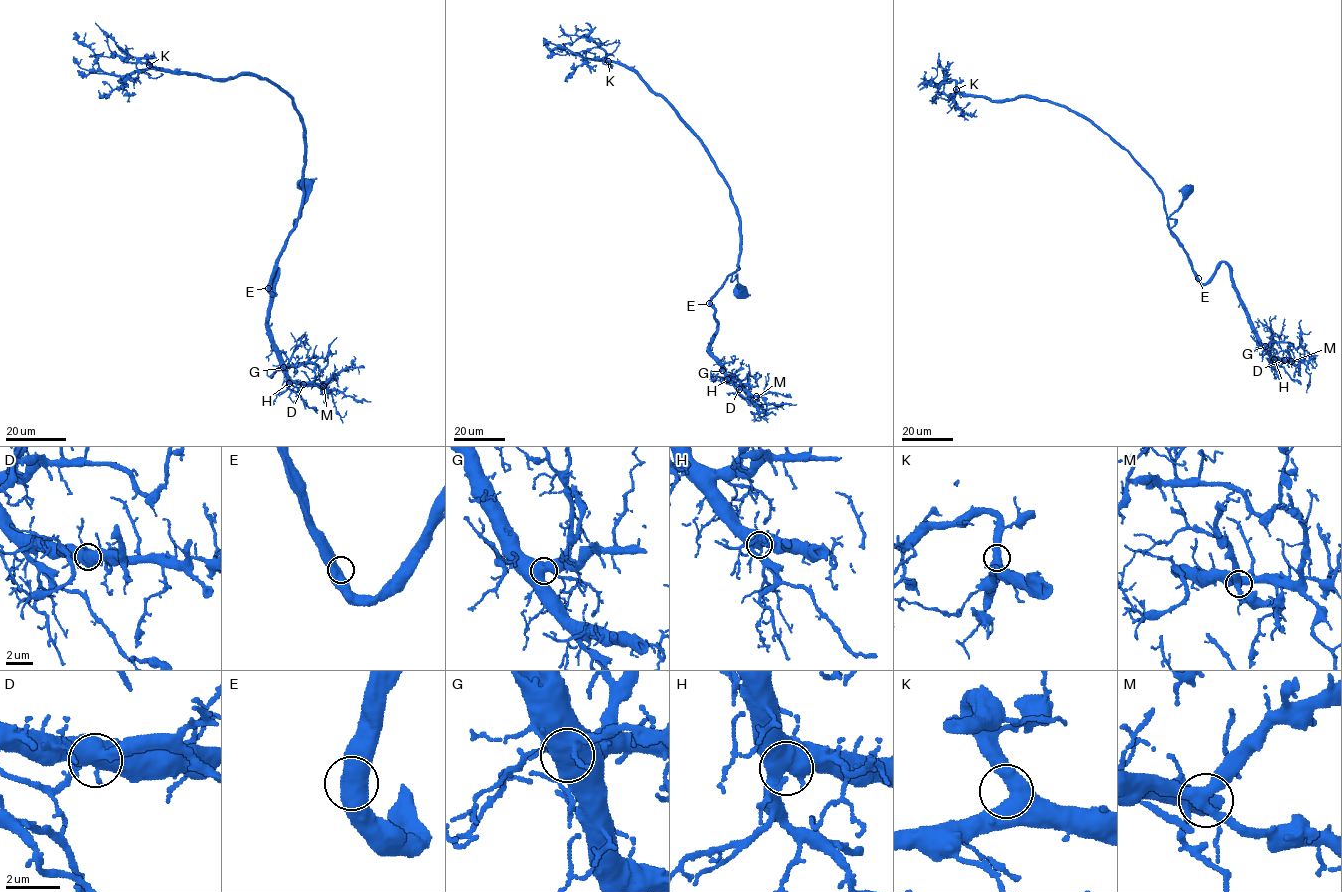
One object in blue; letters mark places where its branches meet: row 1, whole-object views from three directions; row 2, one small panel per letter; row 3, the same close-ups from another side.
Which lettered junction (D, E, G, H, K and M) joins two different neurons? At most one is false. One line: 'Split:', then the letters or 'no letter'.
Split: no letter

